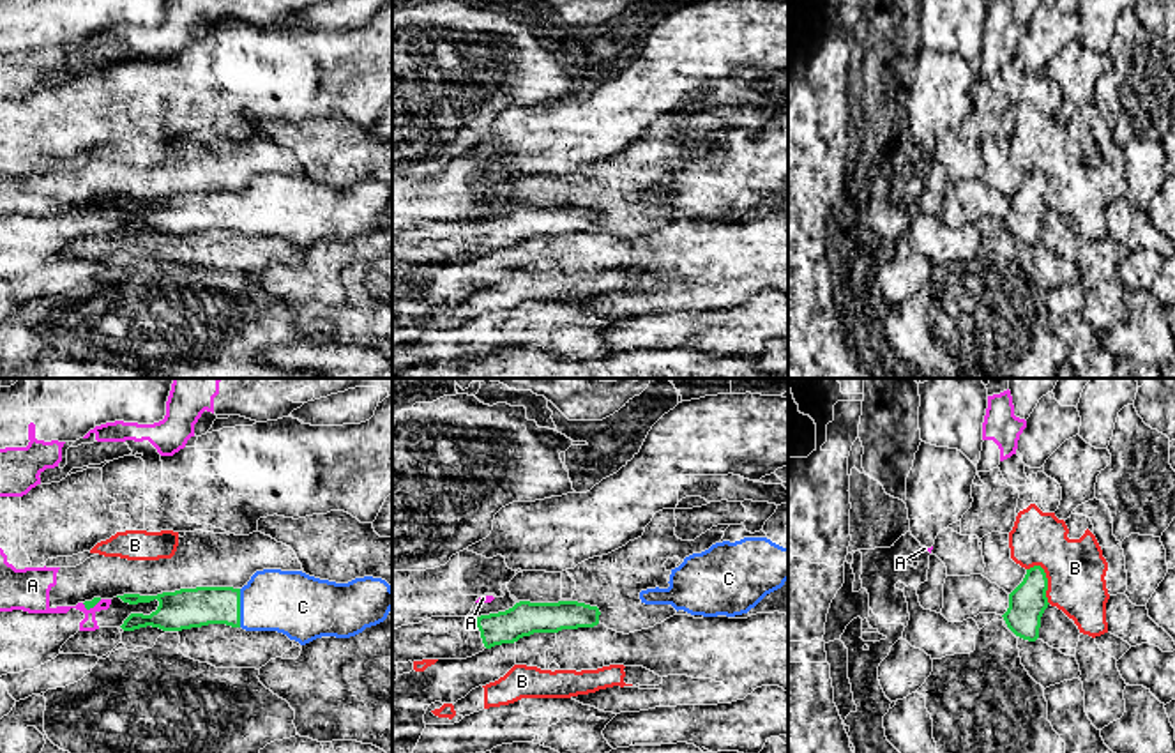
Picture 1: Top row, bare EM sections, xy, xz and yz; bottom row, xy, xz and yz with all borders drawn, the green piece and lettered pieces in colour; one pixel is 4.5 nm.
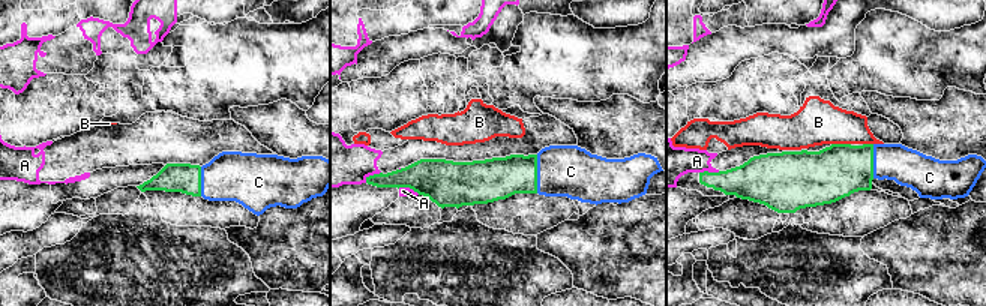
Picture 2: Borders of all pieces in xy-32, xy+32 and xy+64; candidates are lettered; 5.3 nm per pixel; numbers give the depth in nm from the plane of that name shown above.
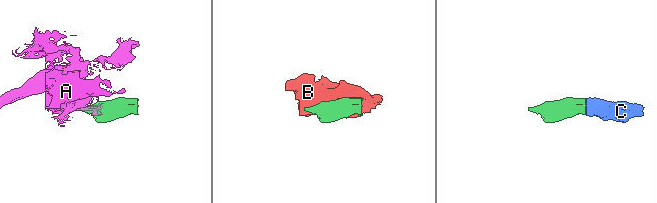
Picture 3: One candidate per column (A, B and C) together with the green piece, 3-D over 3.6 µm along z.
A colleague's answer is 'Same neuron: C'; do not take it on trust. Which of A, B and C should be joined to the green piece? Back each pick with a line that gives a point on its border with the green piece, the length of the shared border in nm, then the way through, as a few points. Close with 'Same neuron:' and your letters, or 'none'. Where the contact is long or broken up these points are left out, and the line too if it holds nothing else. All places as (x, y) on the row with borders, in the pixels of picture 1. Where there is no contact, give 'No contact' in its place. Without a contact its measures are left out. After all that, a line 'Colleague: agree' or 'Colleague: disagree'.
C: Touches green at xy (239, 608). Shared border 180 nm
Same neuron: C
Colleague: agree

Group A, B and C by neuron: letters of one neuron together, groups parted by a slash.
A / B / C

